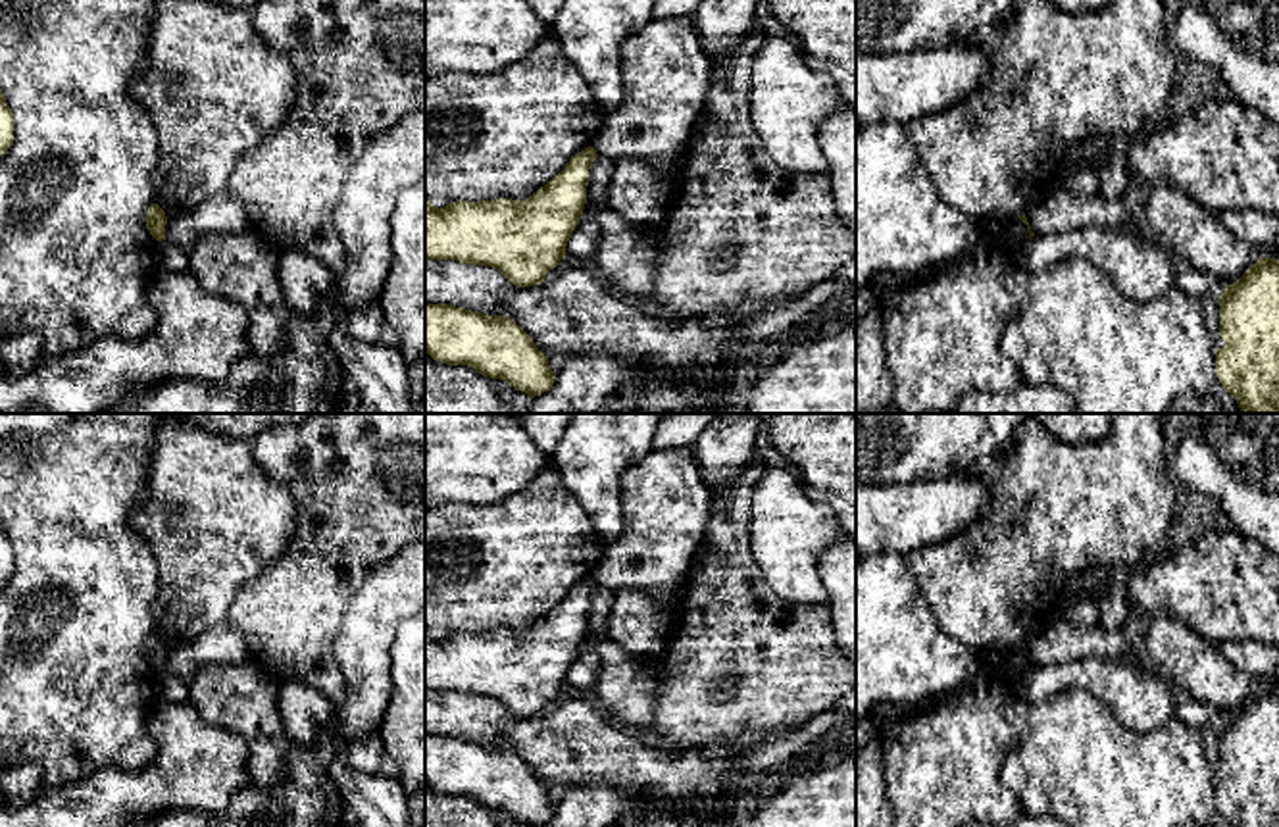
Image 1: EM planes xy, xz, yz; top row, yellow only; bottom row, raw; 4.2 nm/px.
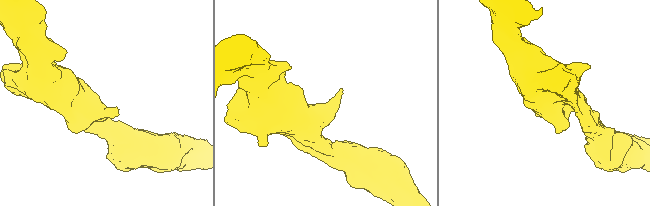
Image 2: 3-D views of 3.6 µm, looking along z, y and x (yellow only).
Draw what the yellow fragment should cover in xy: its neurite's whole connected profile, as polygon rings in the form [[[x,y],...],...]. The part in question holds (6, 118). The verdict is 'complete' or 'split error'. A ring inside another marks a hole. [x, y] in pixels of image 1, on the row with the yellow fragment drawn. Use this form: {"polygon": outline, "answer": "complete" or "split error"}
{"polygon": [[[0,90],[0,156],[8,152],[13,142],[13,113]]], "answer": "complete"}

